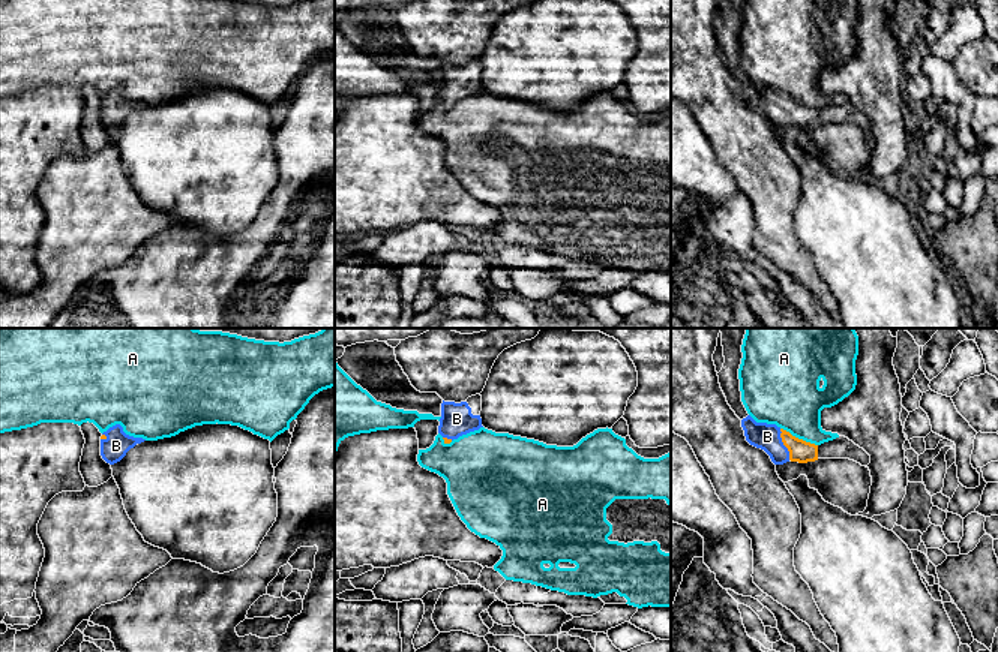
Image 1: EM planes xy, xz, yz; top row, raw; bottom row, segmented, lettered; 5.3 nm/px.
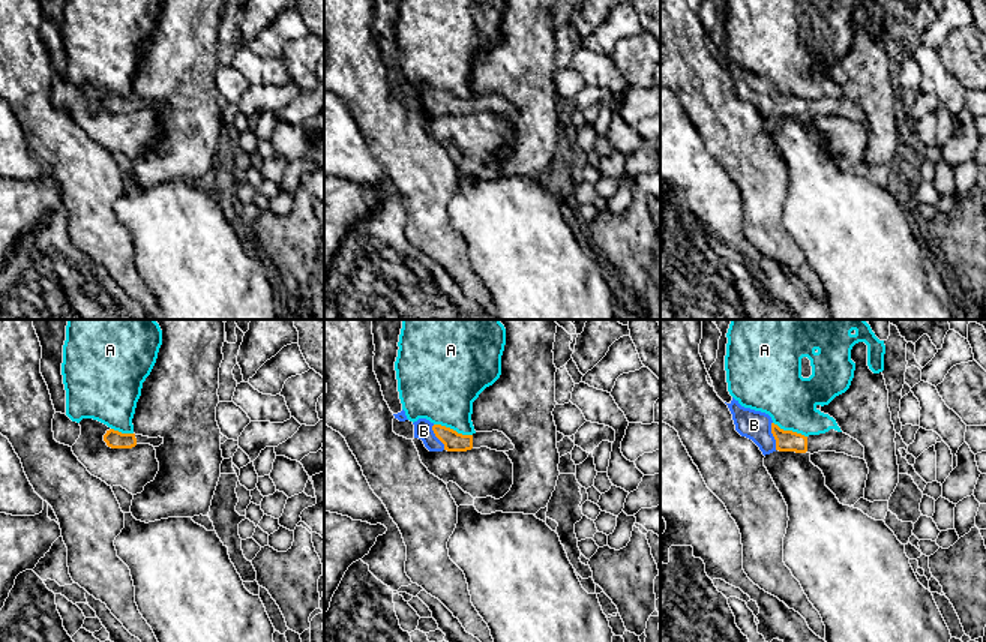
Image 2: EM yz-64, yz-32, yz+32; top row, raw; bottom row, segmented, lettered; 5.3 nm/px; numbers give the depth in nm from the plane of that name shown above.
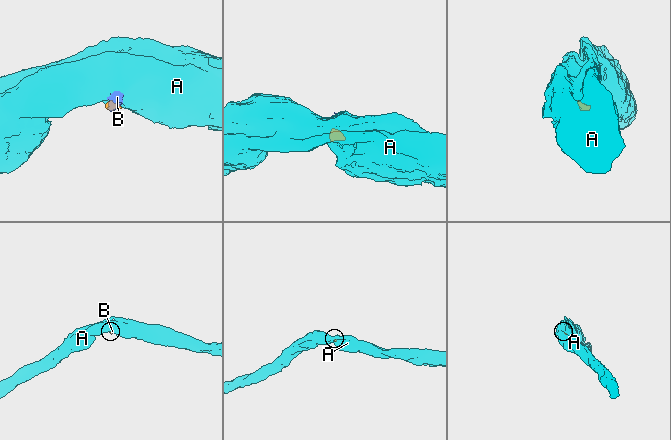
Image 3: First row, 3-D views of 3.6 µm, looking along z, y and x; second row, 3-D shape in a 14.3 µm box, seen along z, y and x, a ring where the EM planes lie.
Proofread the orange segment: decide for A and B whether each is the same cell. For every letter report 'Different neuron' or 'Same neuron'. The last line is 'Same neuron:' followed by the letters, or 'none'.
A: Different neuron
B: Same neuron
Same neuron: B

